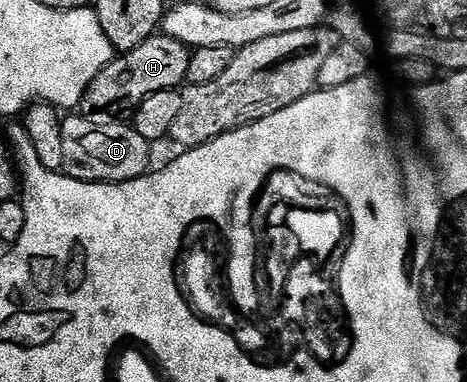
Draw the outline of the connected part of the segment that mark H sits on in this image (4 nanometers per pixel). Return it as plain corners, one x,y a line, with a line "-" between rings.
155,35
140,47
132,47
132,51
115,56
88,83
88,91
84,91
81,108
94,115
122,115
122,112
138,108
148,95
156,95
156,91
178,89
186,81
191,50
181,45
174,37

